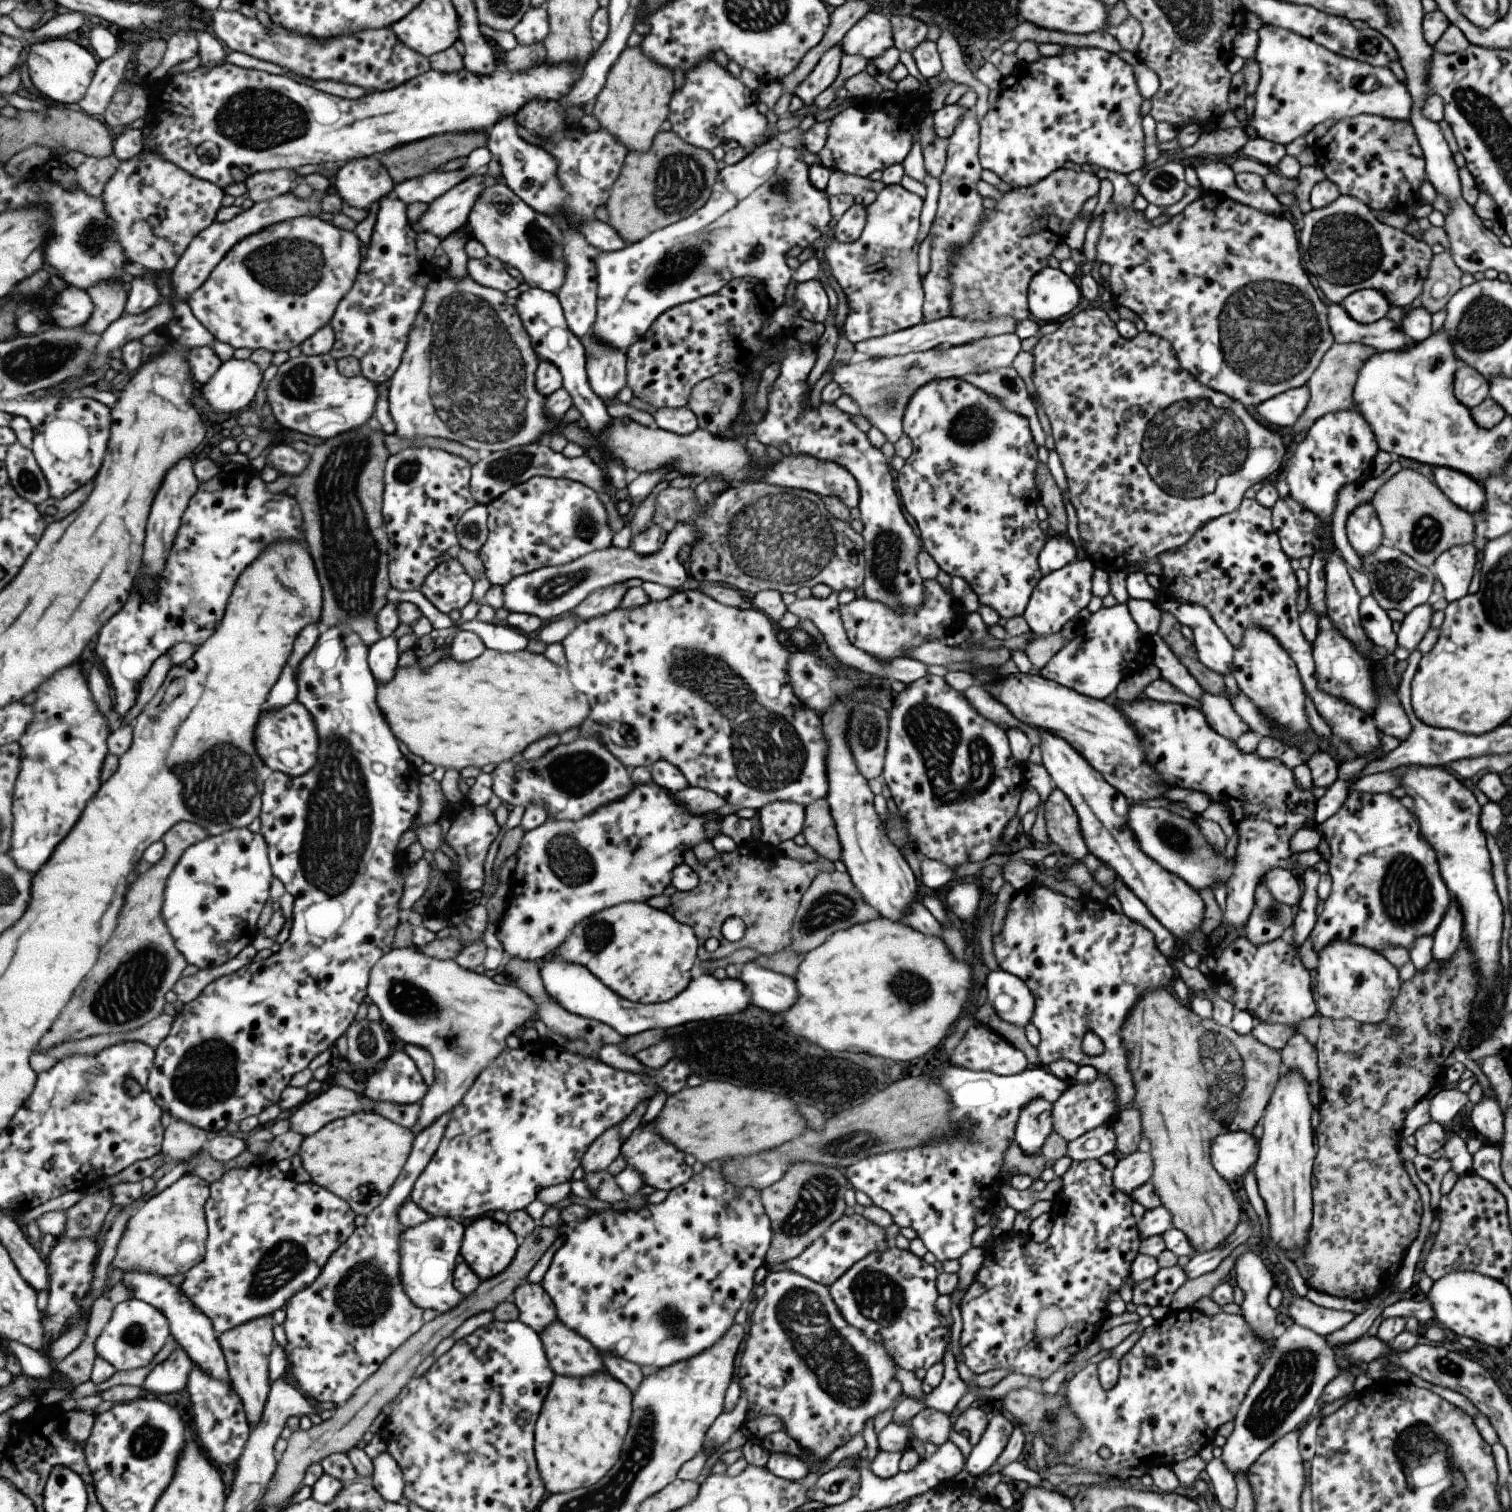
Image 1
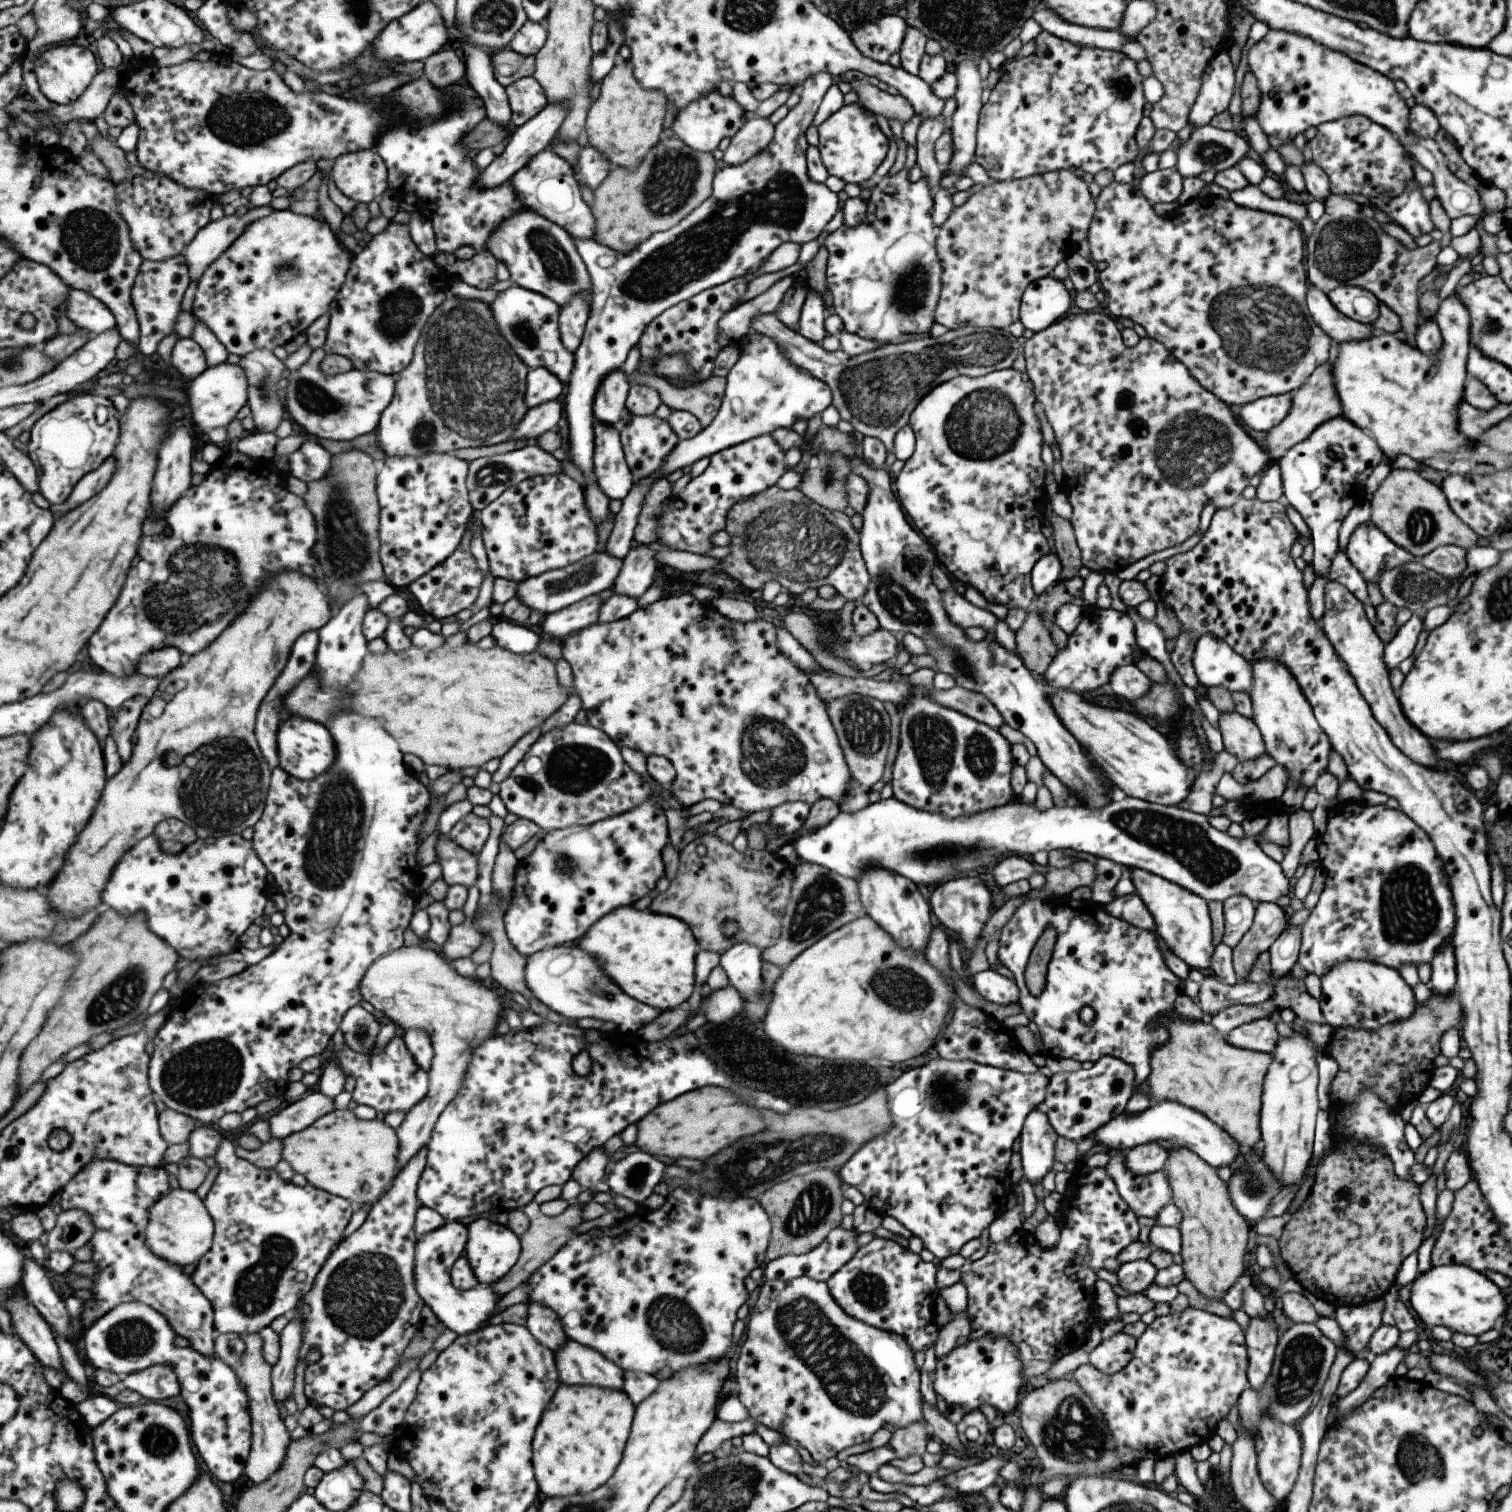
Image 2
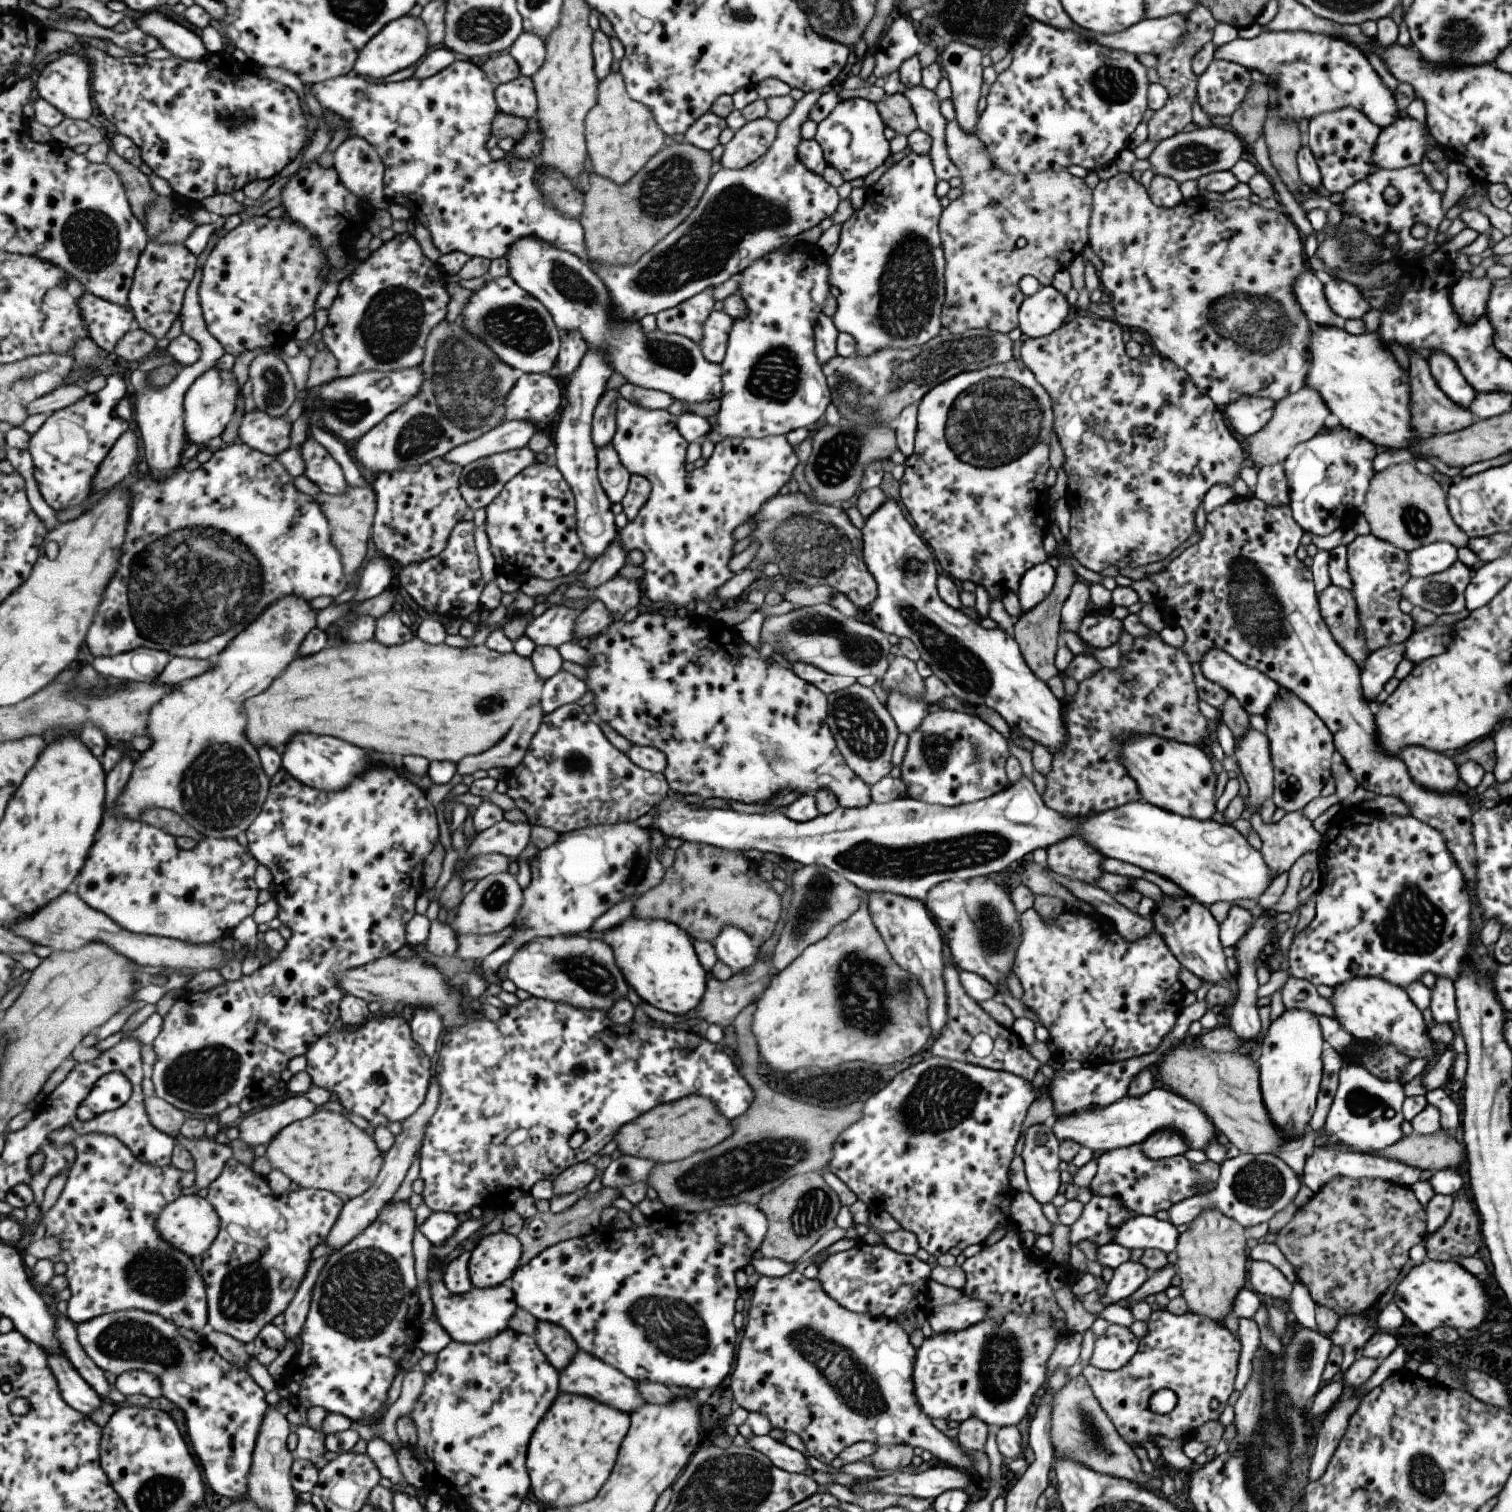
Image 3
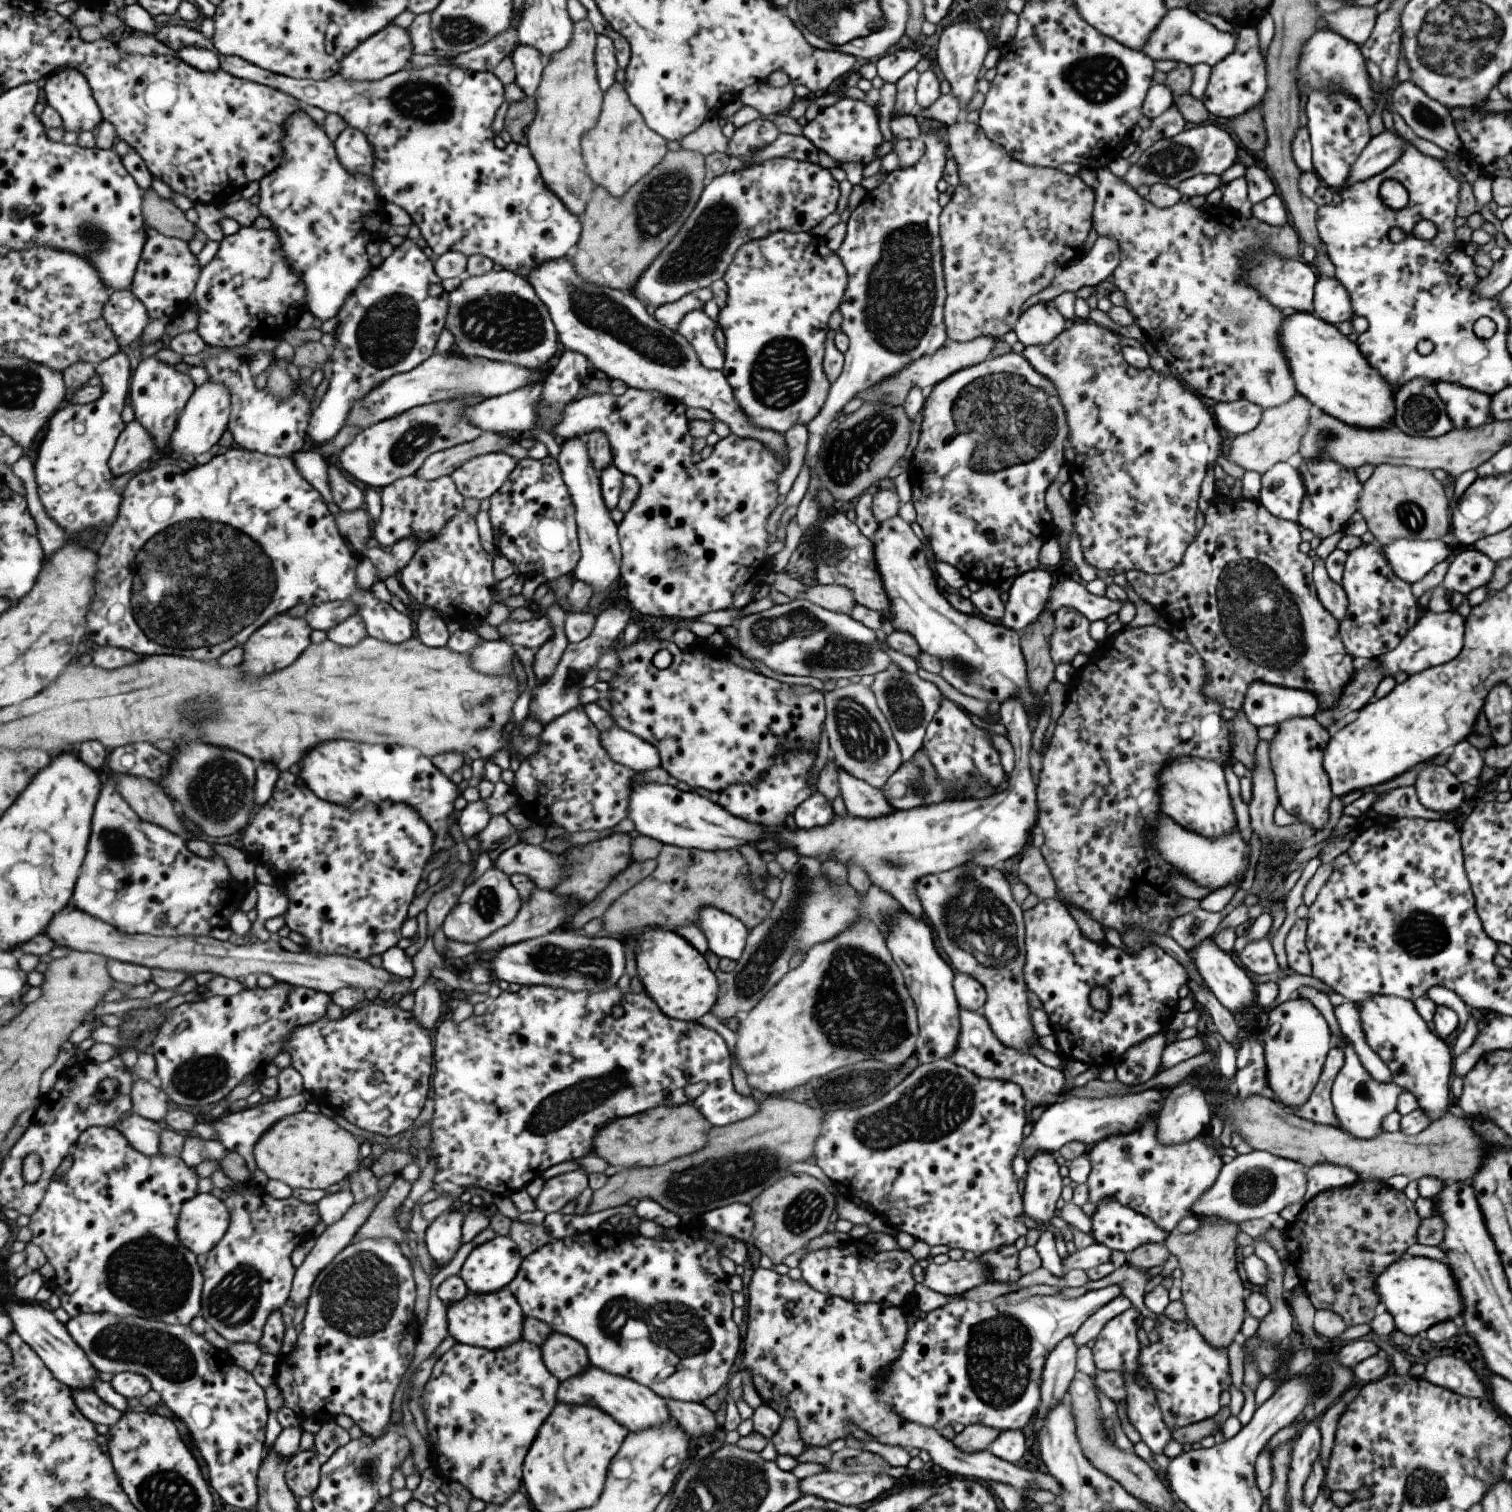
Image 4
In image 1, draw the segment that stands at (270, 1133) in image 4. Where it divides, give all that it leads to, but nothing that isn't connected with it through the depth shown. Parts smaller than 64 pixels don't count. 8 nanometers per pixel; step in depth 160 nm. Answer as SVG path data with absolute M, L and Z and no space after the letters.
M360 1112L330 1122L318 1133L308 1136L299 1156L311 1180L350 1203L356 1214L368 1217L382 1205L402 1176L416 1135L410 1128L383 1115Z

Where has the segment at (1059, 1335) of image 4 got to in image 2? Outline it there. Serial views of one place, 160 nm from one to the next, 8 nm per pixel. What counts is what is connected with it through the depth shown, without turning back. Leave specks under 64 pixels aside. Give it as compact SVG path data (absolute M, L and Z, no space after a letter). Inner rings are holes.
M1147 1259L1121 1263L1115 1272L1118 1286L1130 1293L1141 1293L1154 1282L1157 1269ZM985 1335L971 1339L948 1352L945 1358L936 1360L934 1394L939 1395L947 1406L960 1406L964 1414L978 1409L982 1402L987 1402L1000 1412L1008 1412L1016 1408L1021 1394L1029 1386L1029 1381L1020 1375L1021 1365L1018 1352L1008 1338Z

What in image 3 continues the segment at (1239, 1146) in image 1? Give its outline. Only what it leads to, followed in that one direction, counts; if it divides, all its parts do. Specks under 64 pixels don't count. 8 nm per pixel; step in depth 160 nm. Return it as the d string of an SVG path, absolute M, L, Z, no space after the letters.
M1163 1088L1151 1089L1137 1098L1125 1095L1105 1108L1093 1107L1066 1117L1052 1118L1048 1124L1059 1142L1072 1140L1081 1147L1089 1148L1095 1155L1098 1152L1138 1145L1151 1133L1166 1129L1176 1132L1184 1140L1185 1146L1193 1150L1204 1151L1210 1141L1219 1138L1214 1123L1197 1105Z

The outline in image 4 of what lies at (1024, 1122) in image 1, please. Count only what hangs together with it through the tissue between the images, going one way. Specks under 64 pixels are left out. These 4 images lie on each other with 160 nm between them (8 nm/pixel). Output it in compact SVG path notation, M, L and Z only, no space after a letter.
M1041 1151L1026 1162L1026 1173L1023 1176L1023 1194L1021 1195L1021 1202L1023 1213L1027 1217L1033 1219L1038 1225L1050 1224L1049 1219L1054 1216L1053 1211L1058 1210L1061 1199L1059 1193L1061 1192L1061 1176L1059 1175L1057 1163L1051 1153Z

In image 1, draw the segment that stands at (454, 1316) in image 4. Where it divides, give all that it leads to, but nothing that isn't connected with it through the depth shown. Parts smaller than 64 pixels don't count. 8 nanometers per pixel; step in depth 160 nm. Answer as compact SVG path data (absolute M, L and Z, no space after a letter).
M431 1217L426 1223L408 1228L401 1234L402 1283L410 1299L423 1310L431 1308L446 1313L466 1300L454 1283L465 1232L465 1222L449 1217Z

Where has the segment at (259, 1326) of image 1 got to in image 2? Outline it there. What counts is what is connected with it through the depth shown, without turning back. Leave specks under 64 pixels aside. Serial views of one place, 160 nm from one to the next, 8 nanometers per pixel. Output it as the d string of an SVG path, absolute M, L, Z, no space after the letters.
M220 1333L216 1338L215 1346L216 1356L234 1368L237 1377L250 1396L252 1449L245 1473L253 1484L258 1485L278 1472L292 1442L283 1422L284 1412L281 1411L273 1394L273 1365L269 1364L265 1358L264 1340L260 1333L243 1333L238 1336Z

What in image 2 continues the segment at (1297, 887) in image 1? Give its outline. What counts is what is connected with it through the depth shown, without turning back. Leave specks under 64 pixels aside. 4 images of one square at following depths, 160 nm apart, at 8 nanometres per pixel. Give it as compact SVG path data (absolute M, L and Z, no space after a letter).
M889 797L869 803L856 813L838 812L828 825L806 831L789 840L795 847L797 858L808 863L815 863L841 876L856 878L871 865L892 870L911 880L913 884L939 884L947 878L960 876L961 872L973 871L981 866L989 866L1003 852L1031 858L1038 850L1045 852L1053 849L1070 848L1094 857L1103 857L1130 869L1137 867L1148 873L1160 876L1177 886L1196 894L1204 901L1220 900L1227 897L1243 895L1252 903L1275 903L1278 898L1290 895L1293 881L1280 870L1279 863L1264 855L1254 837L1242 839L1231 838L1226 832L1214 829L1205 815L1179 809L1176 806L1158 805L1133 797L1124 797L1117 802L1111 801L1099 810L1090 811L1083 805L1075 803L1067 806L1051 807L1045 812L1038 812L1034 806L1026 806L1015 797L1013 801L975 815L945 818L937 813L920 811Z

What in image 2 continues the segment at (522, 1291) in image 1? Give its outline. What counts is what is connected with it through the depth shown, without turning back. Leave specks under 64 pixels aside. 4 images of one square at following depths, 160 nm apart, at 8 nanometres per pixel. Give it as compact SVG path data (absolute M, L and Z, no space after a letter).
M527 1302L529 1310L526 1327L538 1341L555 1352L567 1344L569 1338L562 1318L549 1306L541 1302Z

